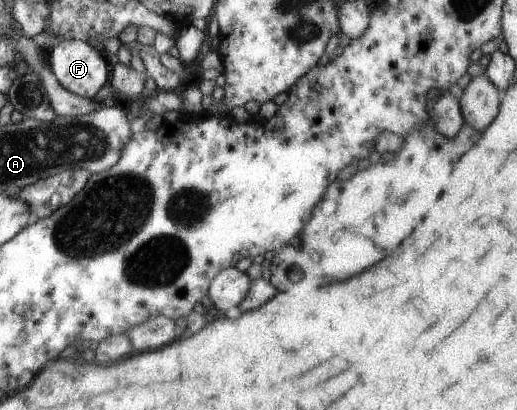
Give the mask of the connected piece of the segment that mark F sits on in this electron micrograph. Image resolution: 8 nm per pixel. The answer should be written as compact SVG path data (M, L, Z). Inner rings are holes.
M84 39L63 40L47 50L46 60L58 82L75 95L94 99L96 93L110 82L112 69L107 57L99 54L98 50Z

